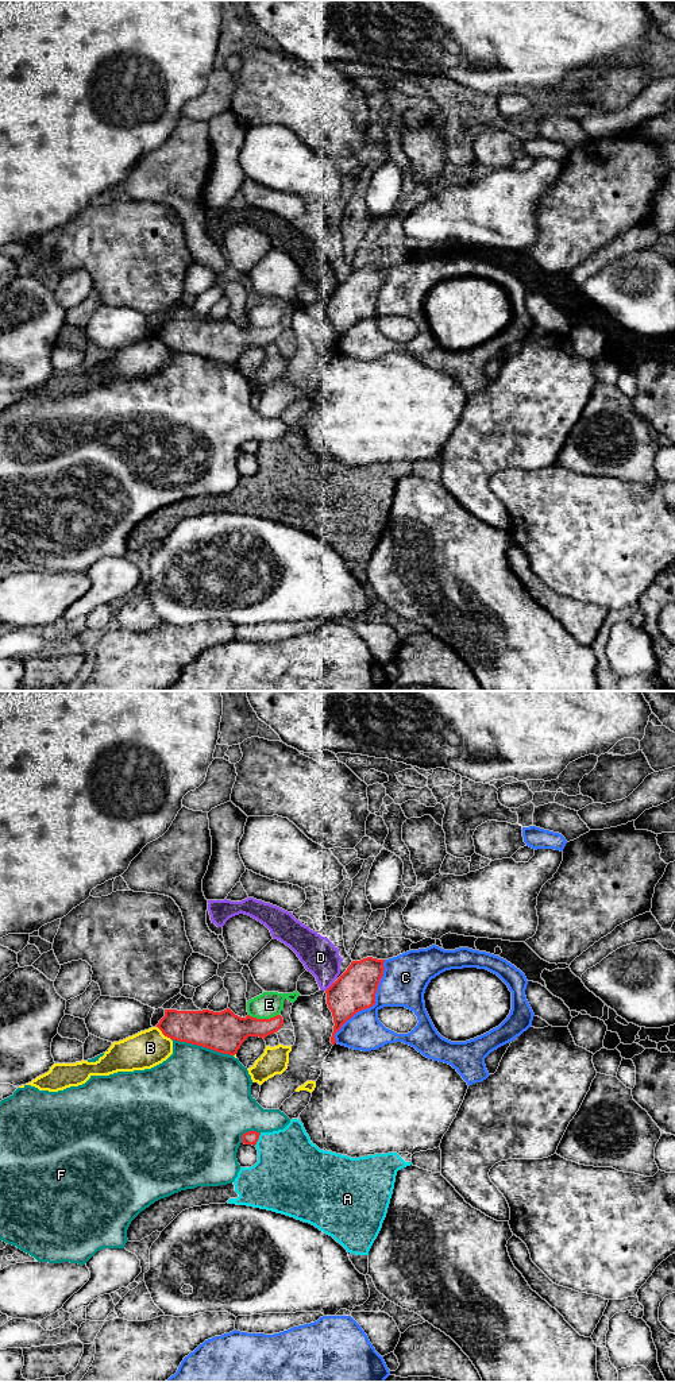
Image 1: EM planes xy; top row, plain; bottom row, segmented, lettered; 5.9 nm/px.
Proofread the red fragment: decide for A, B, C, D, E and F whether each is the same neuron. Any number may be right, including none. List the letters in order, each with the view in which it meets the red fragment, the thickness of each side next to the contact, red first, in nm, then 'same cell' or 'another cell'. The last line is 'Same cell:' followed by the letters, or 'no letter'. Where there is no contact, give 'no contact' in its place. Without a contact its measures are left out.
A: xy | 80/380 nm | another cell
B: xy | 220/220 nm | another cell
C: xy | 240/260 nm | another cell
D: xy | 240/220 nm | another cell
E: xy | 240/160 nm | another cell
F: xy | 240/480 nm | another cell
Same cell: no letter

